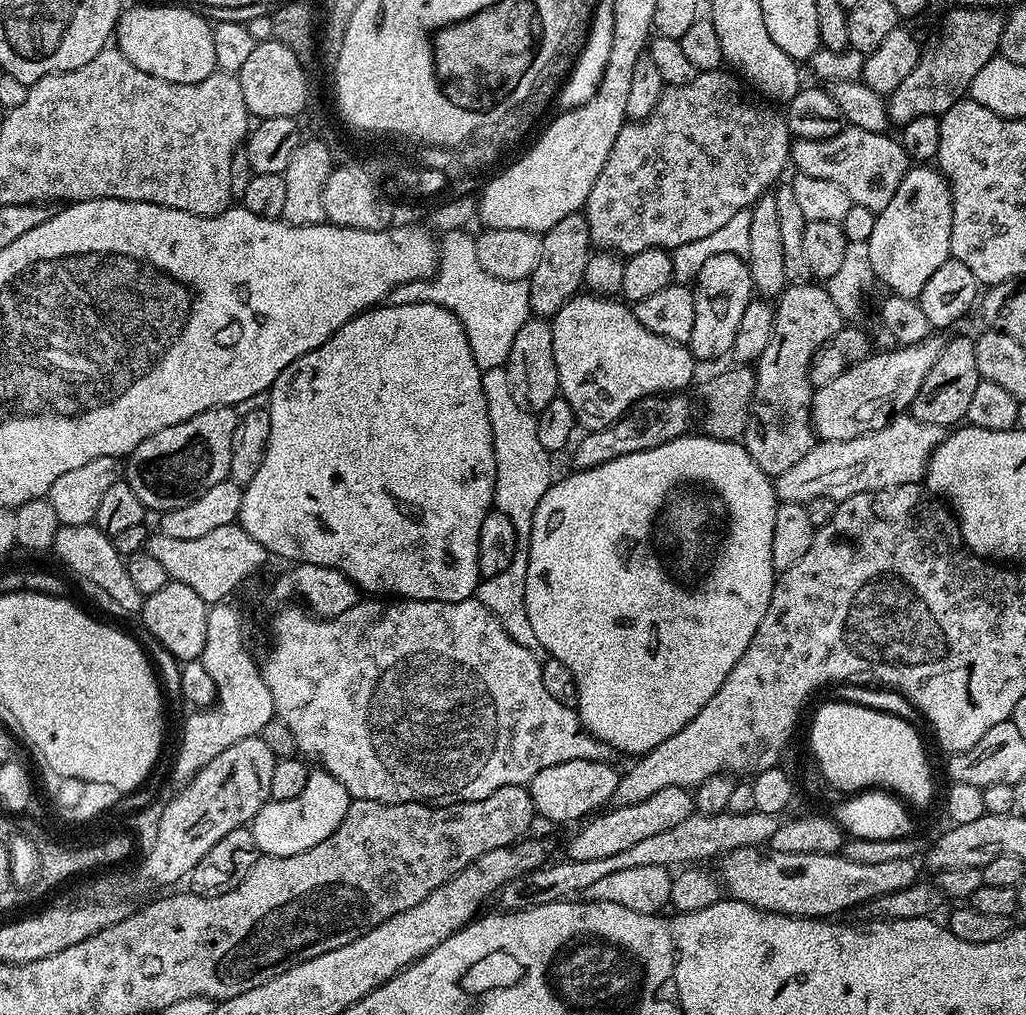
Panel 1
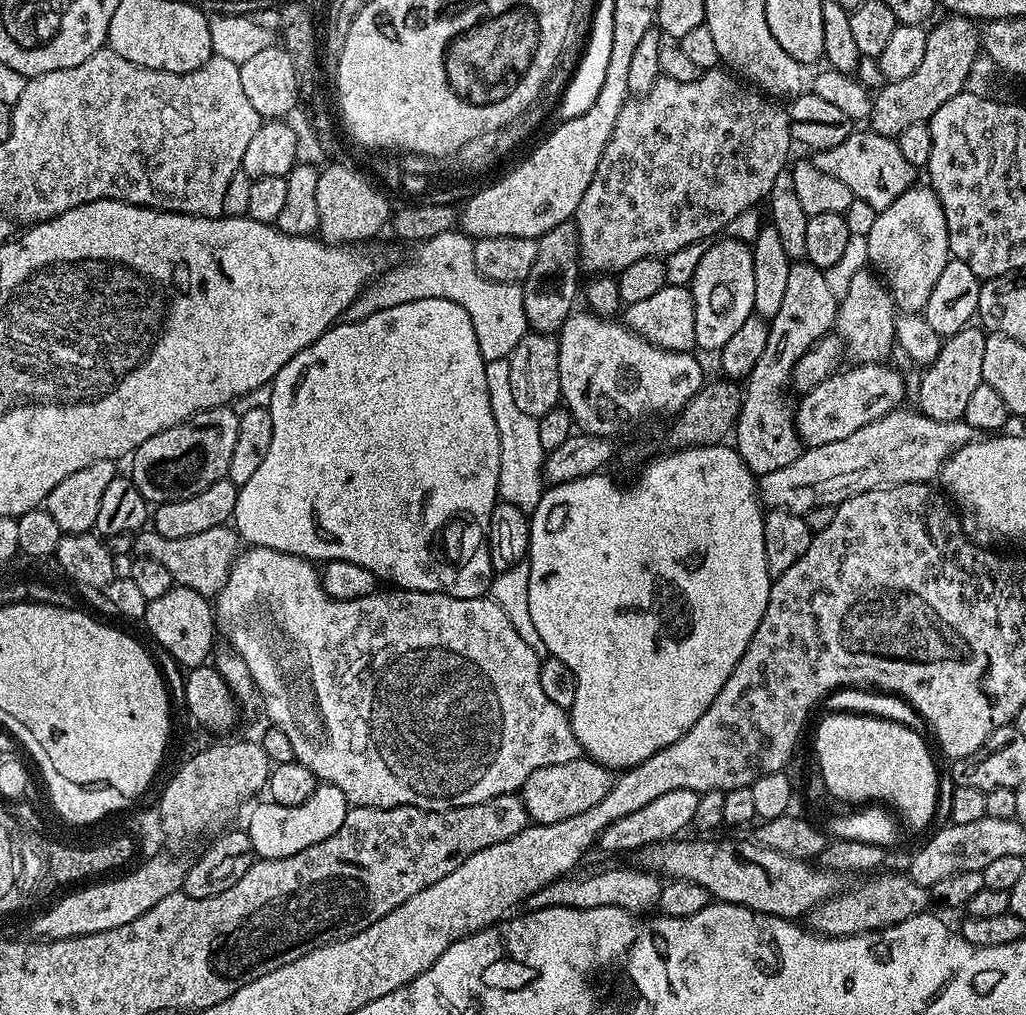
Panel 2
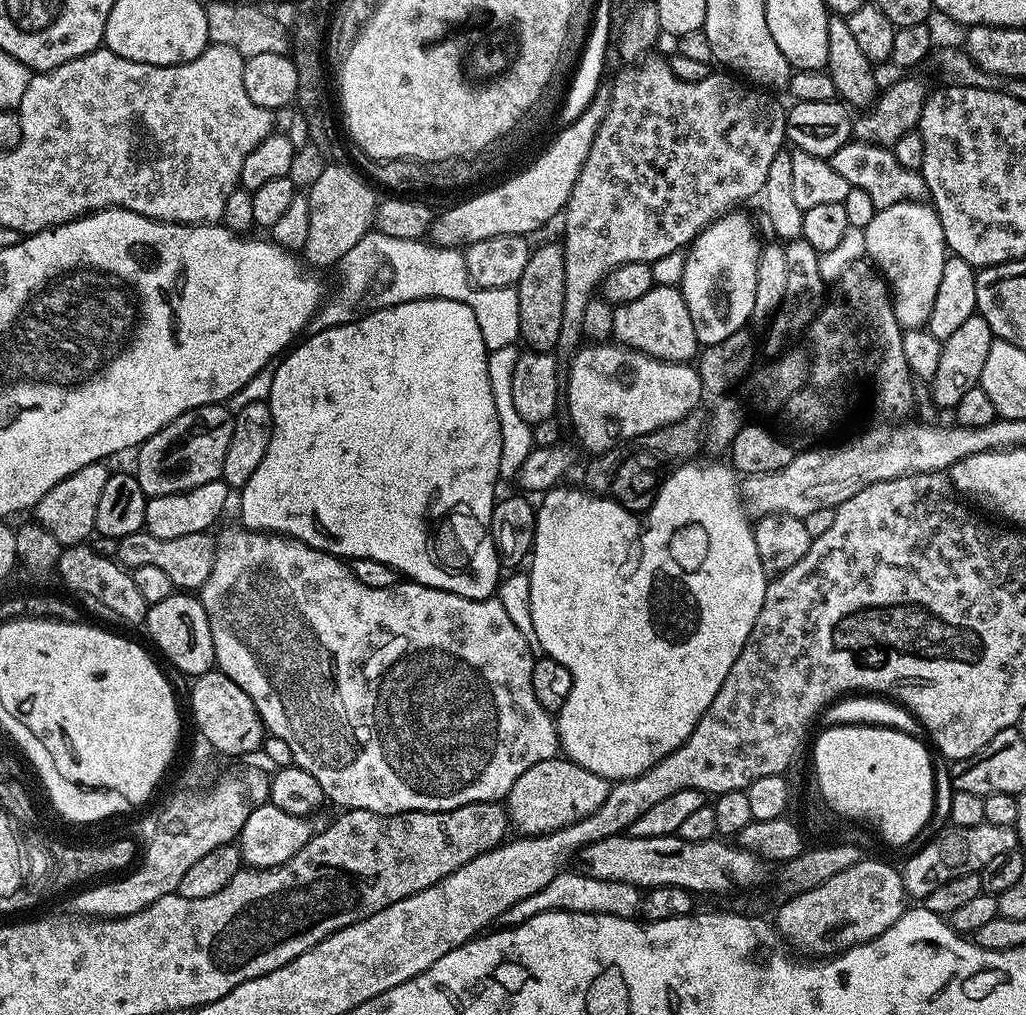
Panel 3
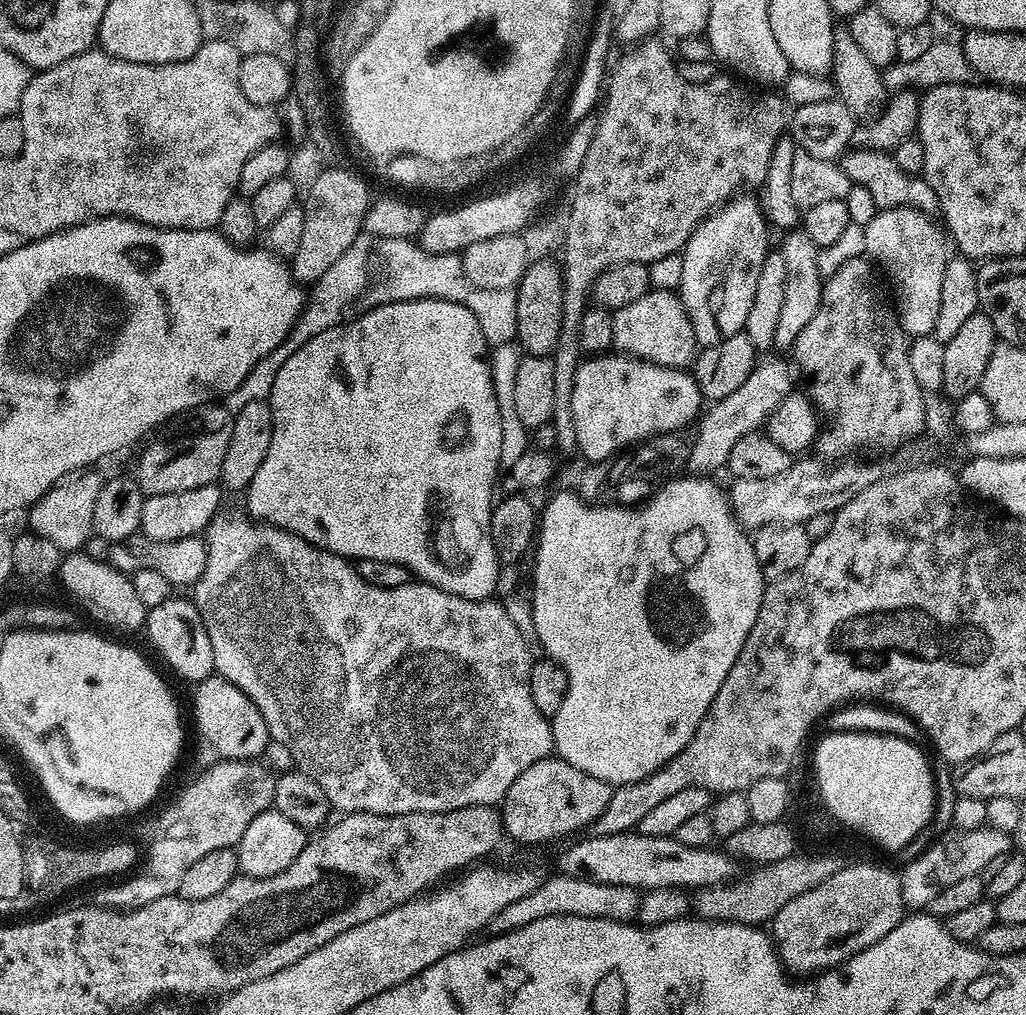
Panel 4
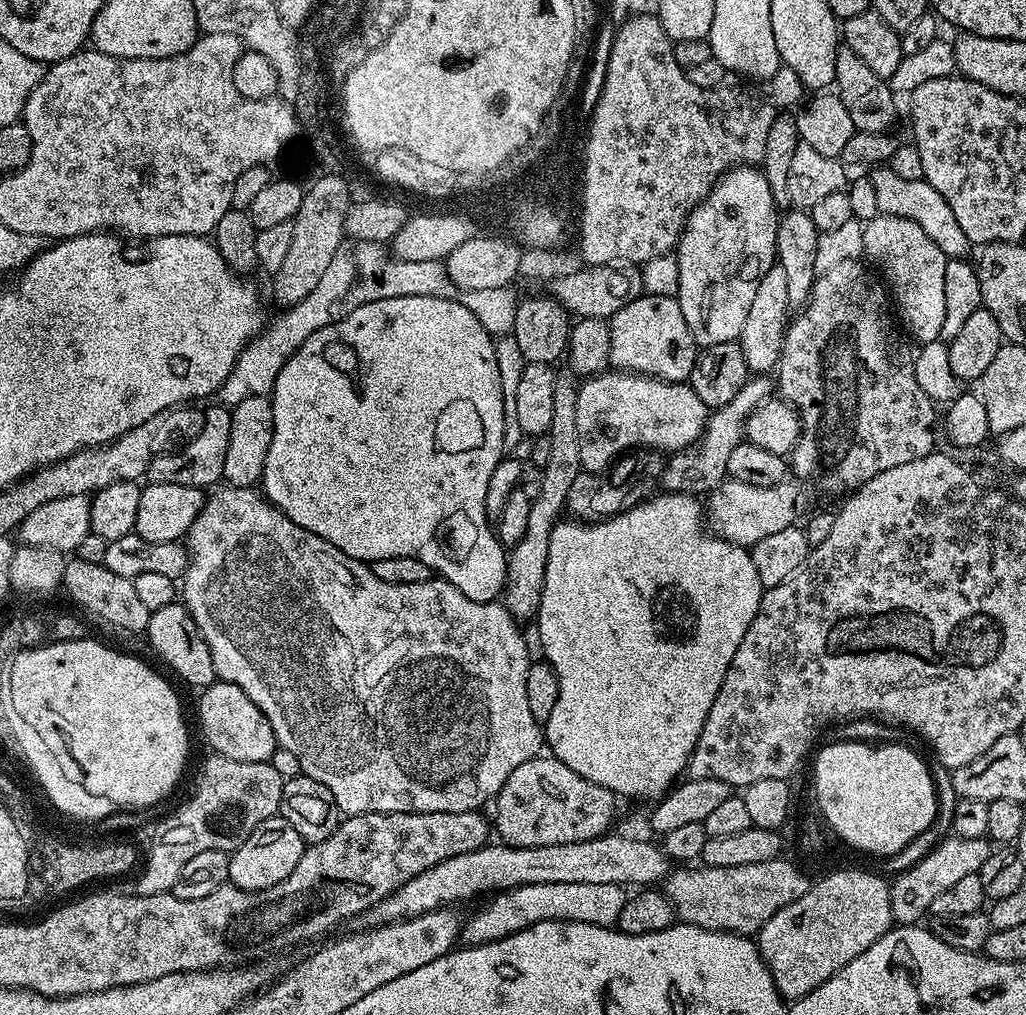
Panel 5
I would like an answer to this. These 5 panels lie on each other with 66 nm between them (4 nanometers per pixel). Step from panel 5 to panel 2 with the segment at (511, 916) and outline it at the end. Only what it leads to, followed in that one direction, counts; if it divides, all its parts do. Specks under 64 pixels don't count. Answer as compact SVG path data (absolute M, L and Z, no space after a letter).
M639 867L608 868L605 872L596 872L593 876L584 876L581 880L565 878L555 880L550 886L535 892L528 897L529 909L537 908L597 908L598 906L614 906L618 910L626 910L633 914L648 914L656 908L660 897L661 877L654 872L645 872Z

